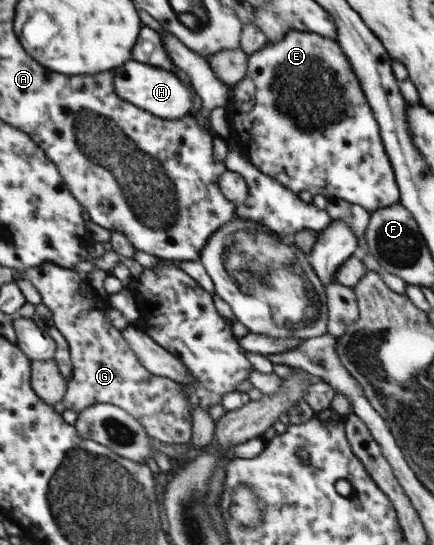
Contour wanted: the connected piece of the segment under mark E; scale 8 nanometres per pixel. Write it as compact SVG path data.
M291 30L277 43L267 43L255 53L248 54L248 68L245 77L232 86L234 95L227 108L228 122L231 127L231 136L245 149L255 168L259 168L264 175L279 181L283 187L295 194L309 191L312 196L316 194L329 197L329 199L341 199L355 205L361 205L370 213L393 204L400 204L400 192L396 183L393 168L384 148L378 121L373 115L371 106L360 86L358 77L352 69L348 57L343 53L337 40L323 37L317 33Z

